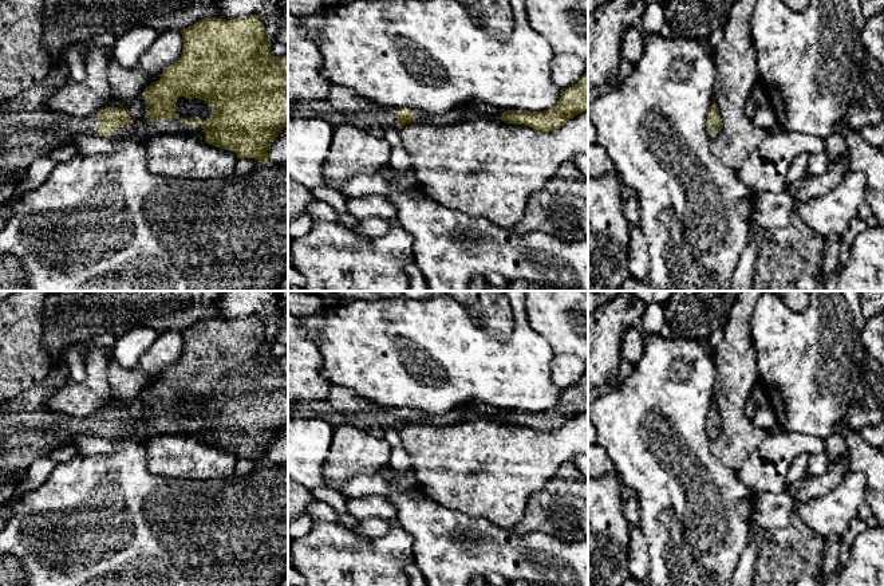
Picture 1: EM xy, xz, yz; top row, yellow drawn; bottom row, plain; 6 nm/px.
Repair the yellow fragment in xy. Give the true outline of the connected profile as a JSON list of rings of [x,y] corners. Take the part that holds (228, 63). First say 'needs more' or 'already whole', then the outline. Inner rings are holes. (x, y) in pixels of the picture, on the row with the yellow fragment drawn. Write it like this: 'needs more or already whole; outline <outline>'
needs more; outline [[[256,15],[236,19],[206,17],[179,31],[183,39],[181,58],[162,71],[161,78],[153,82],[142,93],[142,99],[150,107],[145,115],[146,134],[185,134],[197,141],[232,150],[237,158],[254,158],[261,165],[268,162],[271,142],[283,127],[288,127],[288,55],[273,56],[271,40],[265,35],[265,27]],[[179,97],[196,97],[204,99],[212,107],[213,114],[202,121],[194,115],[179,118],[175,114],[175,103]]]

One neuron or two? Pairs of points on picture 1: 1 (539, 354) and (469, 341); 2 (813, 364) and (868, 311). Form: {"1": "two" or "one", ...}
{"1": "one", "2": "two"}

